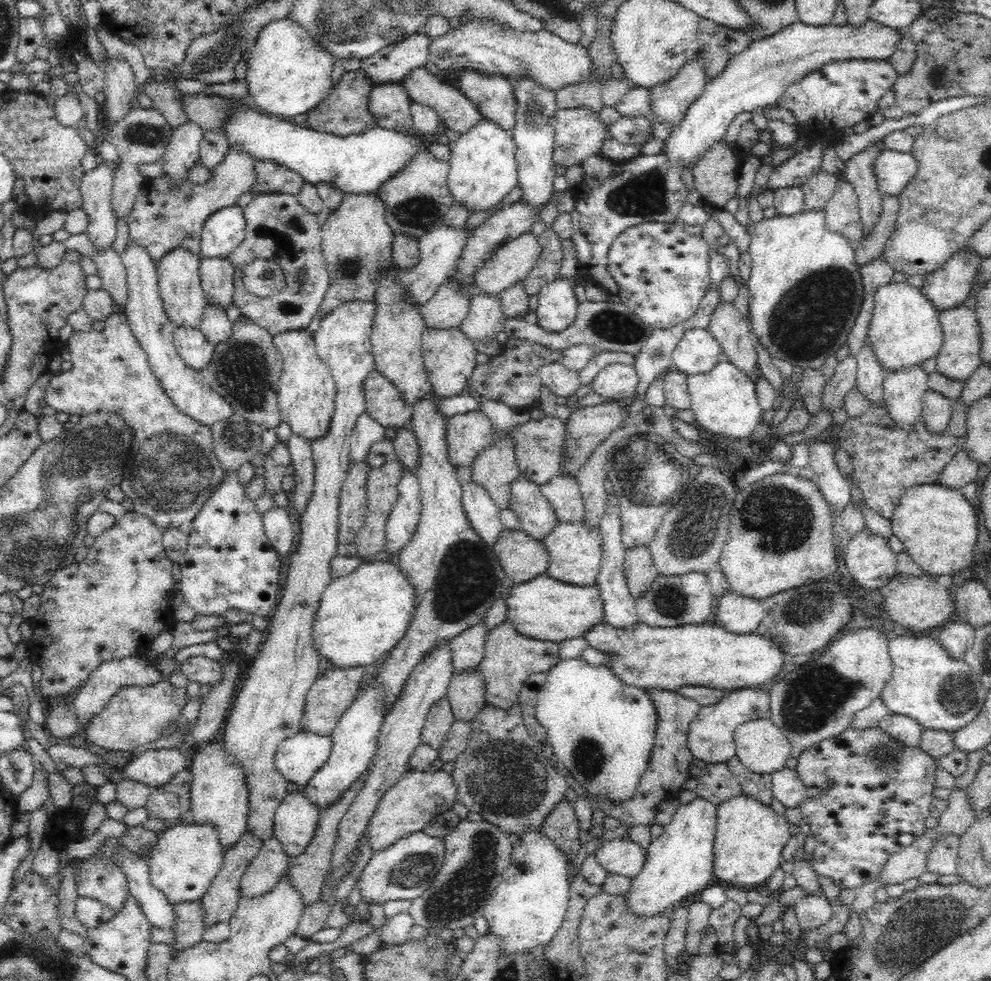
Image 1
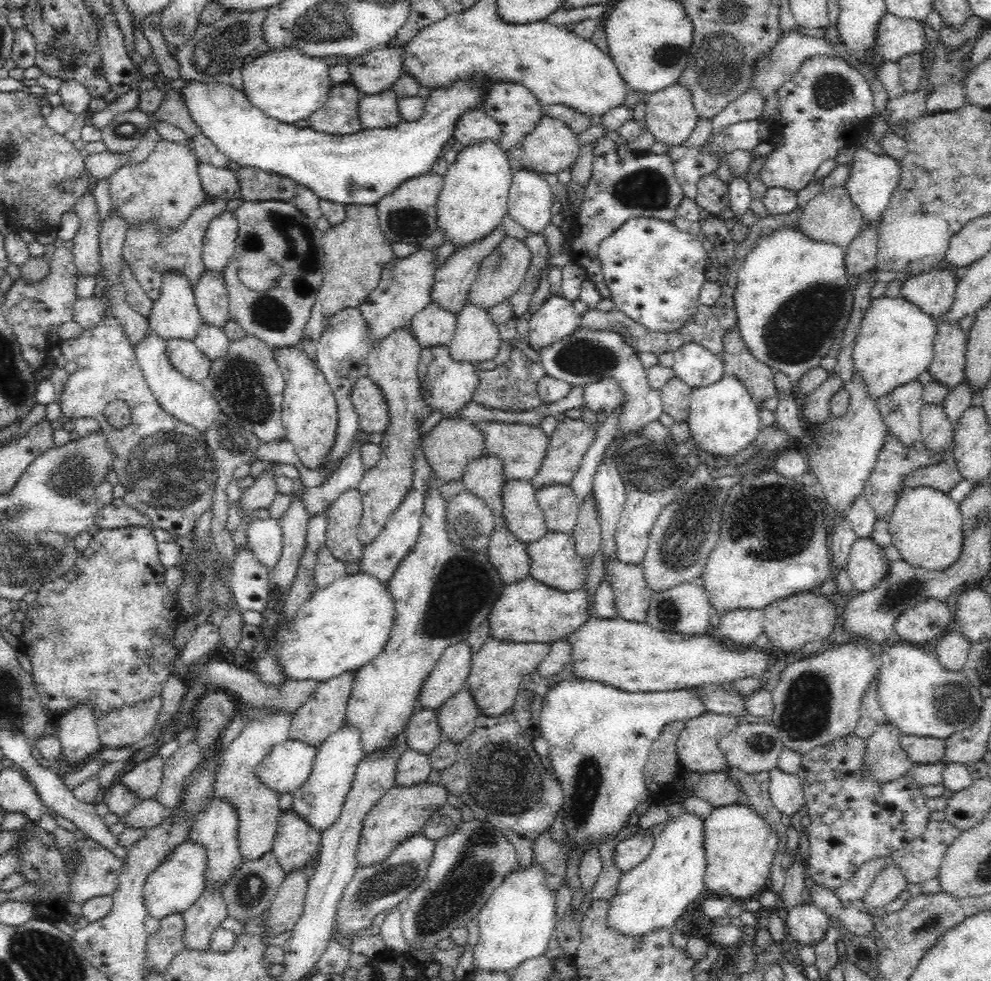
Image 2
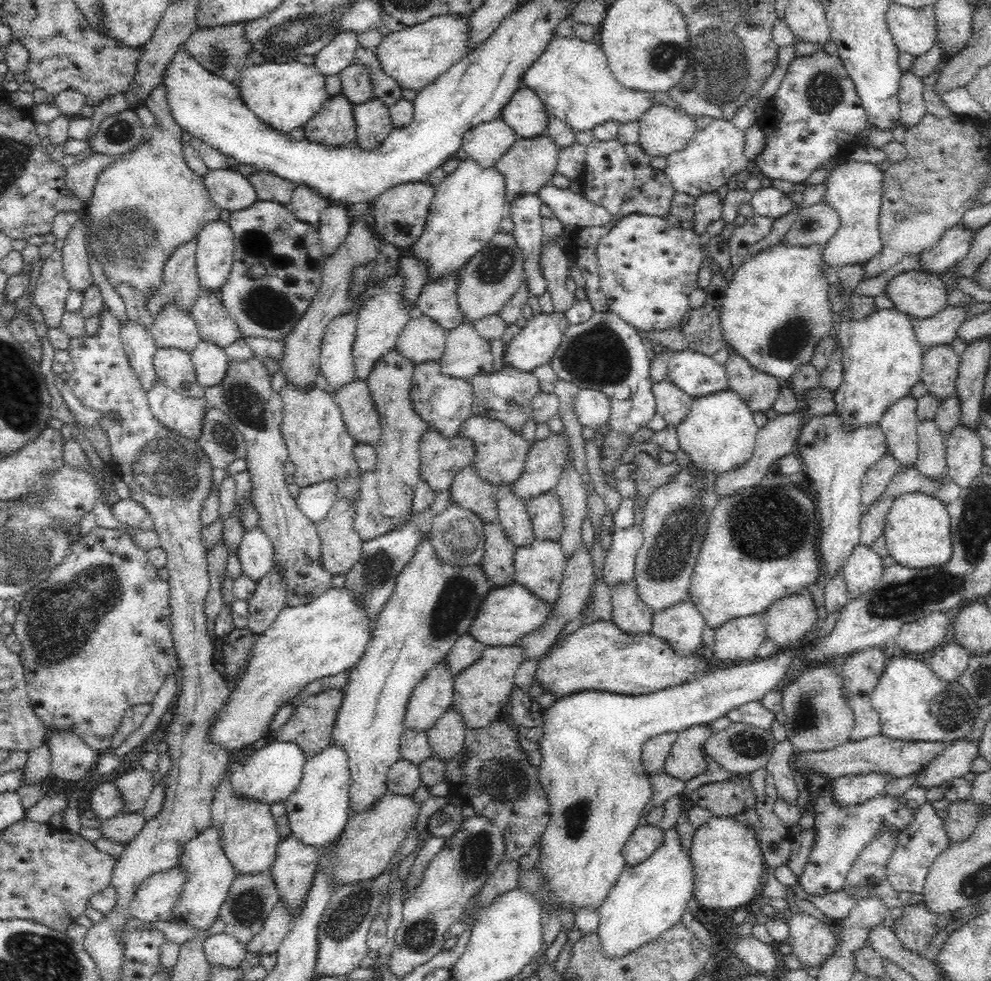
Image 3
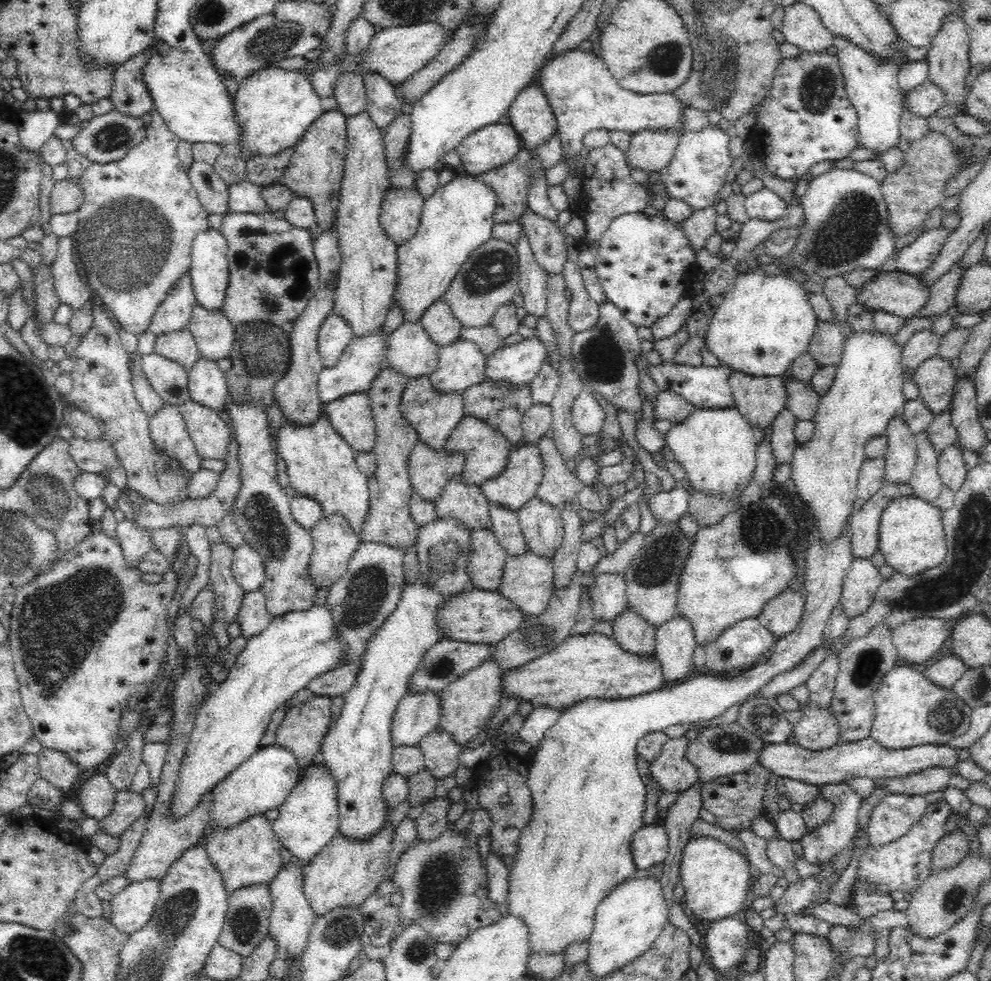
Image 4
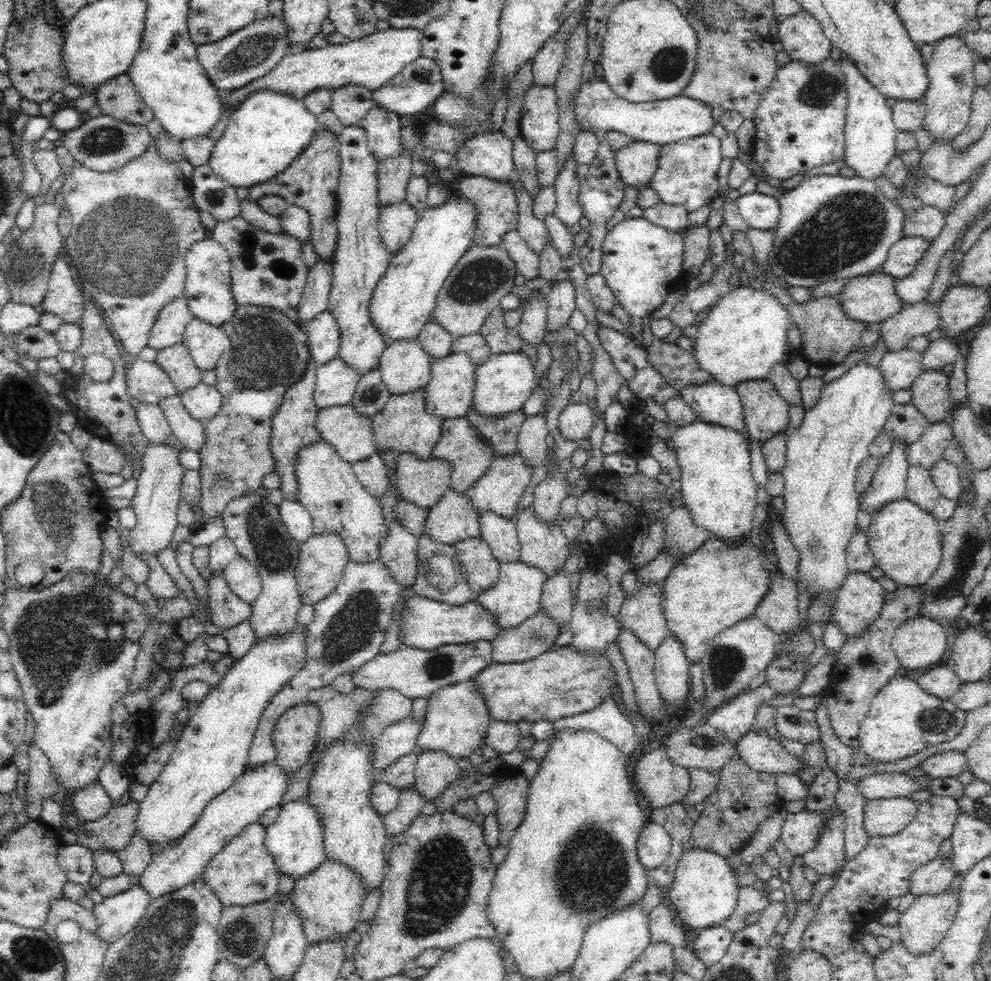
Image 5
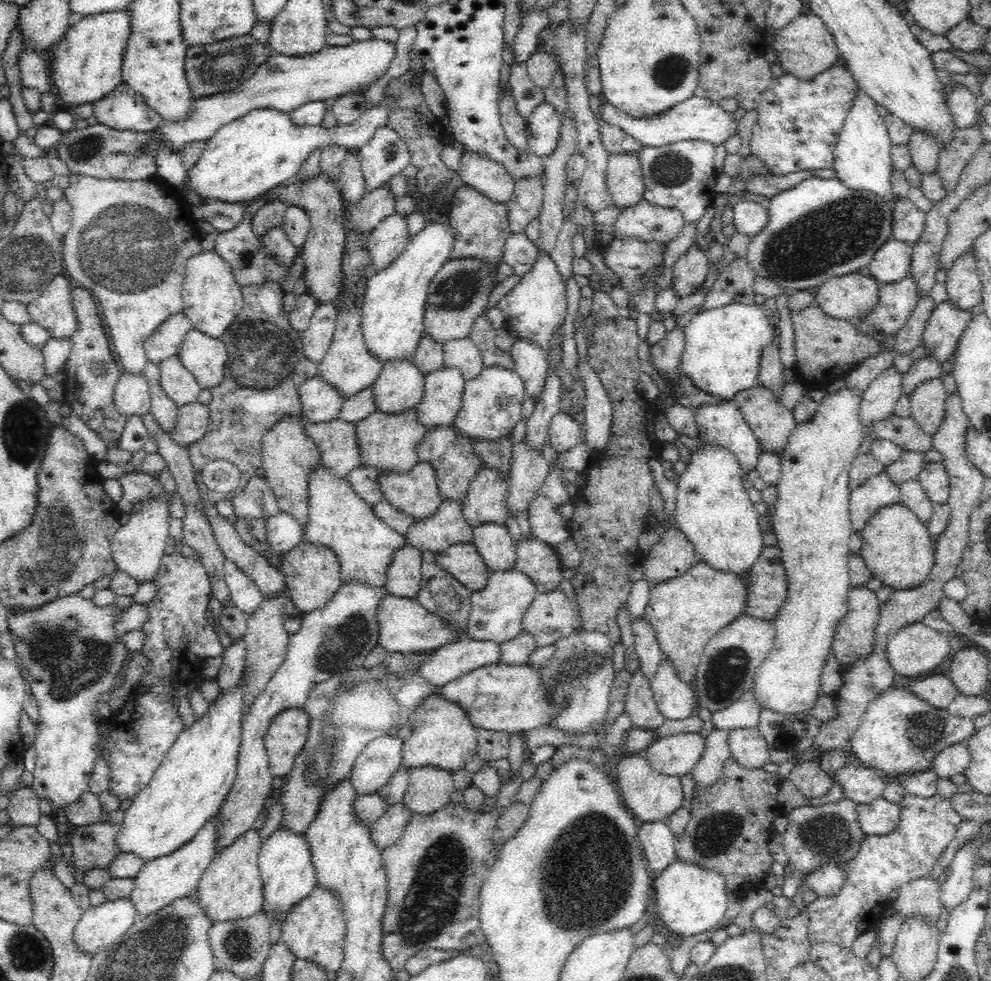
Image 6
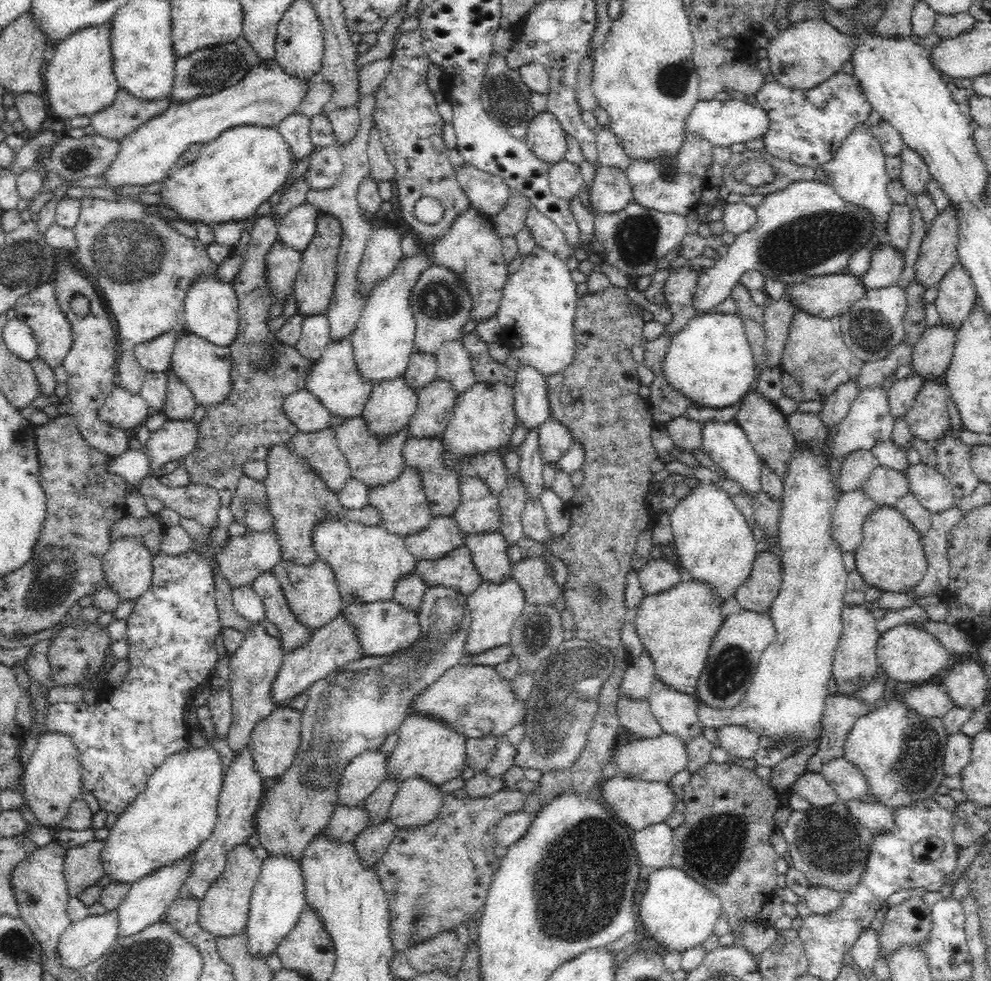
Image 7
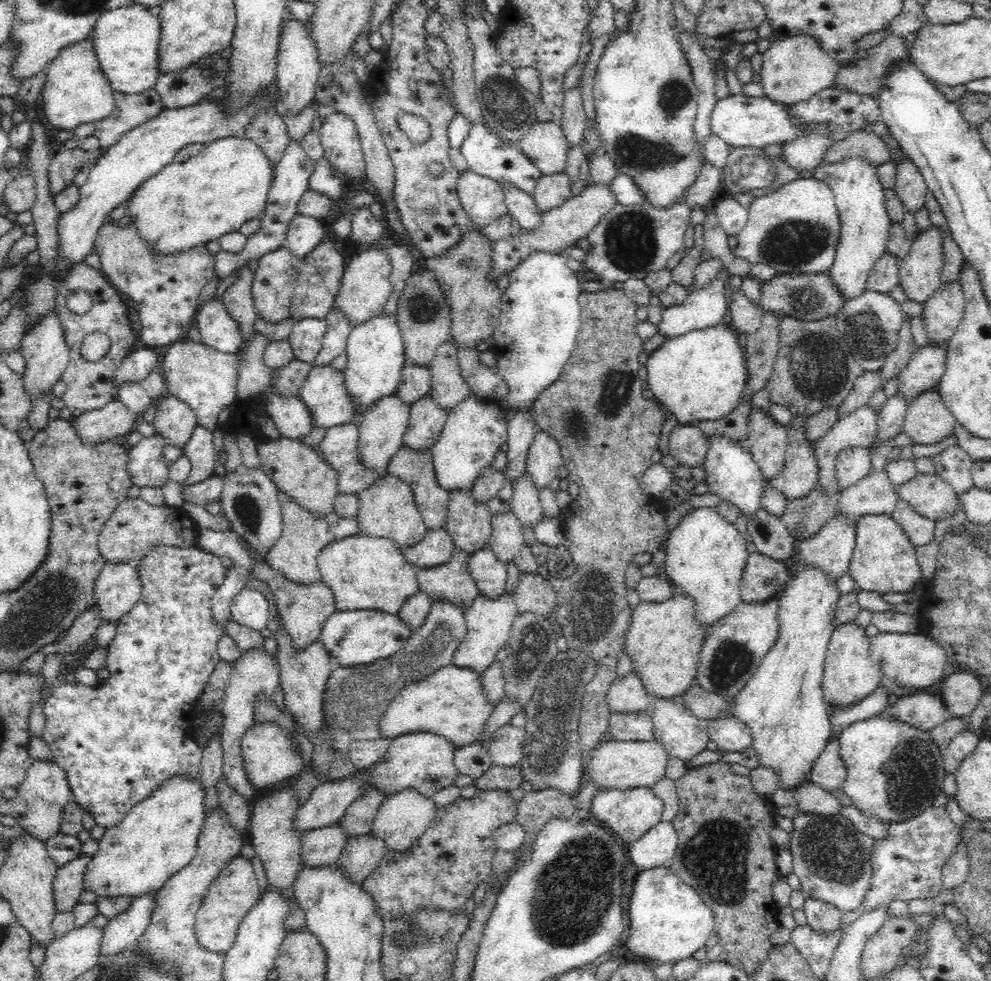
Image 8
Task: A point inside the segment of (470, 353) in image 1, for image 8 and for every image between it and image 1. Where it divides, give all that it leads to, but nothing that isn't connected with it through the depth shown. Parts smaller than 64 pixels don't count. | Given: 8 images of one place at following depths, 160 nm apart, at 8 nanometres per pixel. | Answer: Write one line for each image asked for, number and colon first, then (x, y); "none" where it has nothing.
2: (447, 384)
3: (444, 402)
4: (434, 415)
5: (404, 424)
6: (387, 441)
7: (375, 461)
8: (339, 447)

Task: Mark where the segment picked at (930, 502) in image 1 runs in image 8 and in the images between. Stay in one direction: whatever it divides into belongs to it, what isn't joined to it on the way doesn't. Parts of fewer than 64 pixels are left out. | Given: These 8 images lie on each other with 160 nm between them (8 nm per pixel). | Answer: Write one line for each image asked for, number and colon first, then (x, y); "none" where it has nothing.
2: (926, 525)
3: (918, 529)
4: (911, 535)
5: (906, 540)
6: (896, 546)
7: (891, 556)
8: (884, 560)

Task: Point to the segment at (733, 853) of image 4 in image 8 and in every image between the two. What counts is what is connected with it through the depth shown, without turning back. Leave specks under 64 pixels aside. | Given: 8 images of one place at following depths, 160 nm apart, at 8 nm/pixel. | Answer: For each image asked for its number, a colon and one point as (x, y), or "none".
5: (704, 893)
6: (690, 899)
7: (677, 910)
8: (669, 921)

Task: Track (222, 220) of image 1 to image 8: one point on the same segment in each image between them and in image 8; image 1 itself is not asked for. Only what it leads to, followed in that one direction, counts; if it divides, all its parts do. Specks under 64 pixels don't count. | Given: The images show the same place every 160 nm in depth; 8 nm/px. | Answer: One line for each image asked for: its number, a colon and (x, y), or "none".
2: (220, 240)
3: (214, 255)
4: (209, 271)
5: (208, 285)
6: (211, 298)
7: (211, 308)
8: (218, 330)

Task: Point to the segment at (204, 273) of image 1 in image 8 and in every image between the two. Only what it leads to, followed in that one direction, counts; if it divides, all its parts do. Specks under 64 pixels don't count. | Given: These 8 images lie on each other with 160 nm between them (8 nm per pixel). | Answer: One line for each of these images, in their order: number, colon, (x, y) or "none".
2: (211, 295)
3: (215, 324)
4: (215, 335)
5: (206, 343)
6: (204, 356)
7: (204, 367)
8: (205, 378)

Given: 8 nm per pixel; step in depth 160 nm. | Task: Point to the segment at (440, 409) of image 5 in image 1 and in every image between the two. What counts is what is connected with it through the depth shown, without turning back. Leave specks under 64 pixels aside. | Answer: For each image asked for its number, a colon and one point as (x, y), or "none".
1: (485, 320)
2: (476, 338)
3: (466, 354)
4: (461, 364)

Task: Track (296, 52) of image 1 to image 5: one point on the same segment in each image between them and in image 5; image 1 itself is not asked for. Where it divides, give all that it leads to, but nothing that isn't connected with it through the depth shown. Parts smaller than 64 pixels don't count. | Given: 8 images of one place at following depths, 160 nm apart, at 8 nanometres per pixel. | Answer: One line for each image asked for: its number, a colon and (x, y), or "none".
2: (285, 83)
3: (286, 95)
4: (274, 106)
5: (265, 132)

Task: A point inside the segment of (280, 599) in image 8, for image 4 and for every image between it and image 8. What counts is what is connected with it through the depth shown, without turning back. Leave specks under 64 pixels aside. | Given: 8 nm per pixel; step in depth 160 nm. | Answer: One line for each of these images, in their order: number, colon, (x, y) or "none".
4: (334, 541)
5: (323, 557)
6: (312, 574)
7: (312, 592)

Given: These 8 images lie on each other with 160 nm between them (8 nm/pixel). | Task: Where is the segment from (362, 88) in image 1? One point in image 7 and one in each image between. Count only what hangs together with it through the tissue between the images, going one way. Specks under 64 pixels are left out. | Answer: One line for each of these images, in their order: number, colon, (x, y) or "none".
2: (339, 115)
3: (334, 124)
4: (315, 171)
5: (310, 181)
6: (318, 196)
7: (314, 285)

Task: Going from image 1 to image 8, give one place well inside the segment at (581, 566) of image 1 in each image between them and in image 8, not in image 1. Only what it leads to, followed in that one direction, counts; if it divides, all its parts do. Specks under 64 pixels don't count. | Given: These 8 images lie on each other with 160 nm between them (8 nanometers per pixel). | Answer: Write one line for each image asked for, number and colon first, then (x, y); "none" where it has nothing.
2: (554, 561)
3: (539, 566)
4: (528, 580)
5: (516, 595)
6: (496, 613)
7: (494, 606)
8: (489, 620)

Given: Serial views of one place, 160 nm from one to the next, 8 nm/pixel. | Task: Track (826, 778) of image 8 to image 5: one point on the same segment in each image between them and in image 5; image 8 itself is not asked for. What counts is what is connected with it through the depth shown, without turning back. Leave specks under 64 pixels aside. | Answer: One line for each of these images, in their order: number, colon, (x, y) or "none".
5: (887, 784)
6: (862, 785)
7: (848, 782)

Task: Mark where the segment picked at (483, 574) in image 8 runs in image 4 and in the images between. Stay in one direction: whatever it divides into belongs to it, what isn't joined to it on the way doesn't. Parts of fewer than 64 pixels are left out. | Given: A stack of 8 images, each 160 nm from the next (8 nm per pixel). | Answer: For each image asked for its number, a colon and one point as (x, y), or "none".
4: (506, 526)
5: (500, 532)
6: (495, 544)
7: (488, 549)

